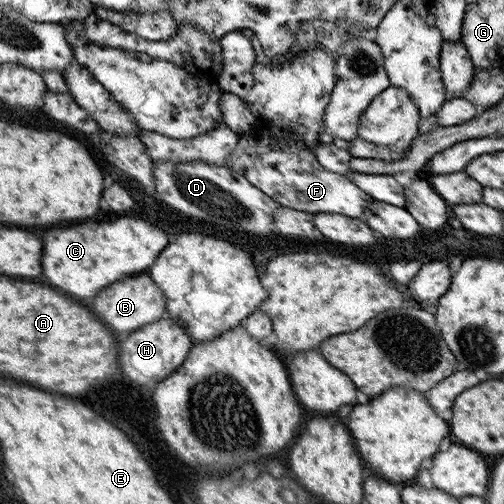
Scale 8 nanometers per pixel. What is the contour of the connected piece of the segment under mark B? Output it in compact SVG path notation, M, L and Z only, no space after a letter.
M144 273L113 282L105 290L99 290L99 294L93 298L93 310L103 320L103 324L111 324L111 330L115 334L129 334L143 325L165 317L165 297L149 274Z

